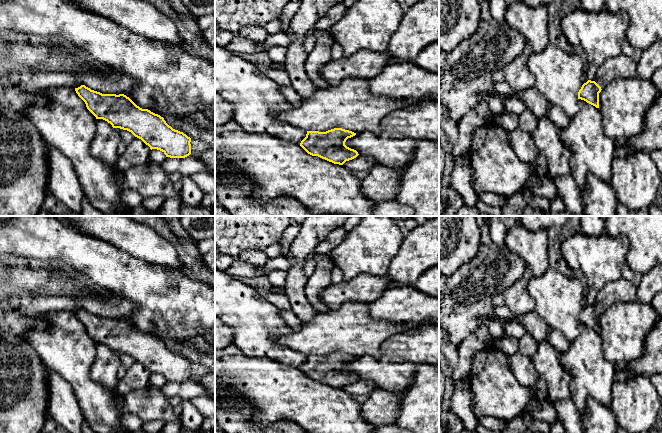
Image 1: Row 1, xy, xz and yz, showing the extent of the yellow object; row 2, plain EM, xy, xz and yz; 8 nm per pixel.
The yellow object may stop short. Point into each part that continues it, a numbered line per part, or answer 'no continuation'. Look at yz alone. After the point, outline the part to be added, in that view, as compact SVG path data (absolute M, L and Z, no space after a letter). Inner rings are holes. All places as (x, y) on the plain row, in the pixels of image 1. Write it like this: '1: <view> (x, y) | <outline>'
1: yz (622, 290) | M621 277L607 283L598 292L594 305L603 313L612 304L638 301L636 290L637 286L635 284Z

